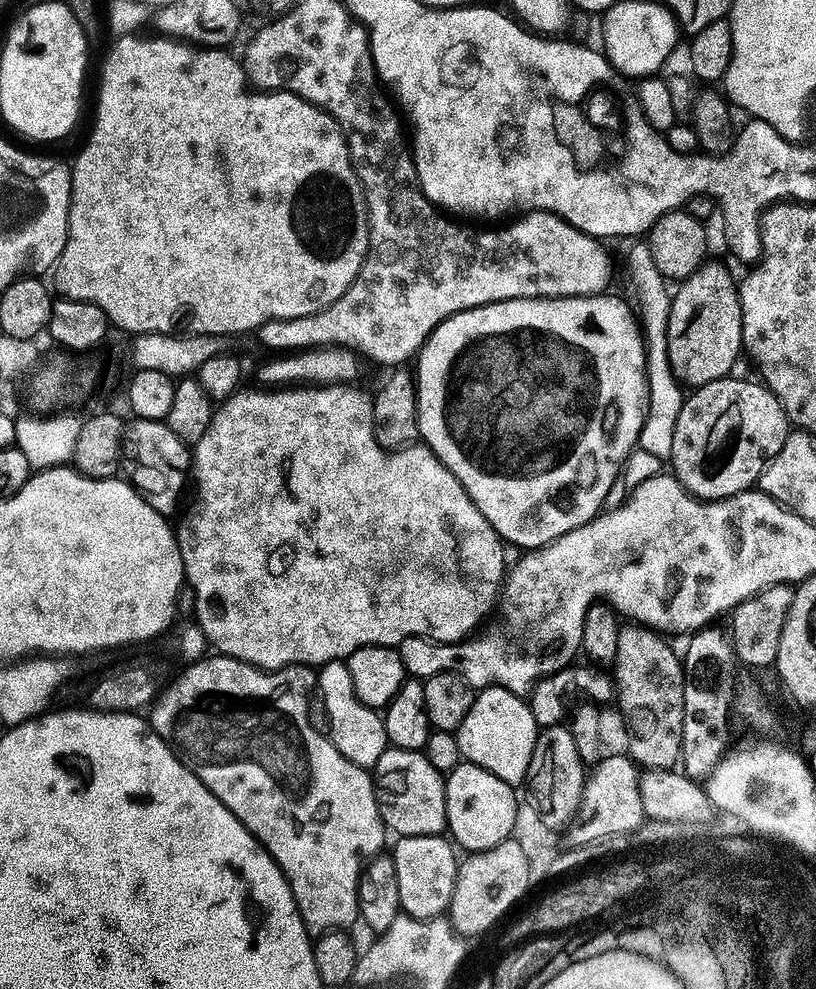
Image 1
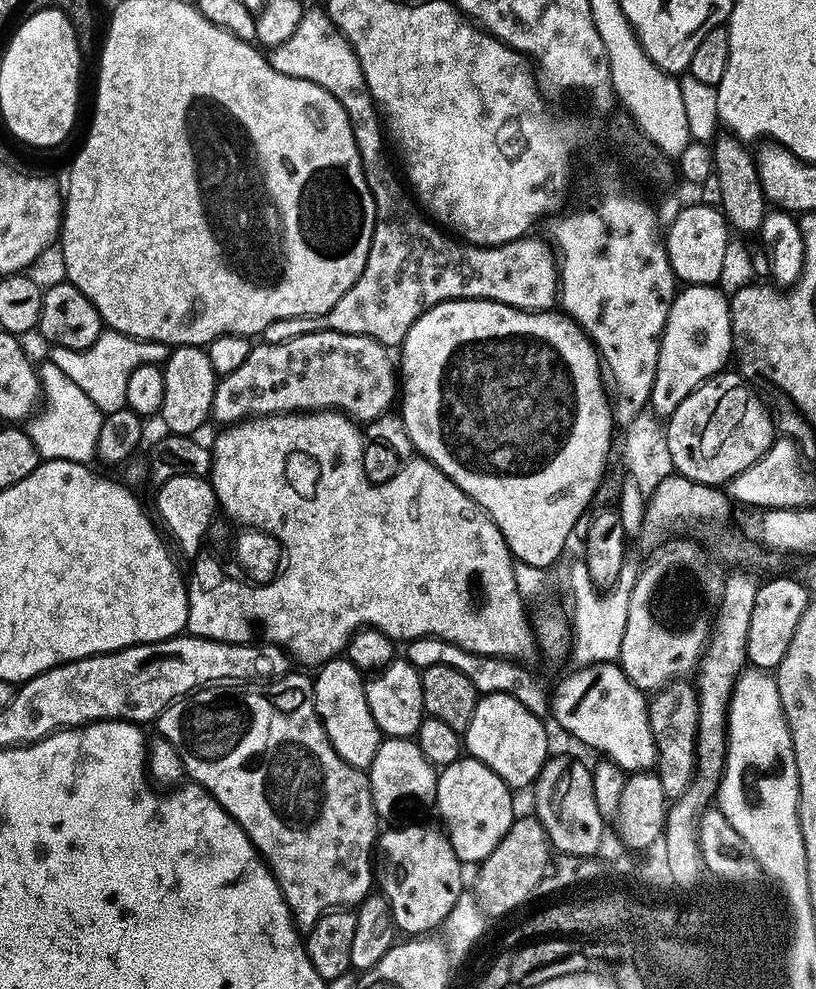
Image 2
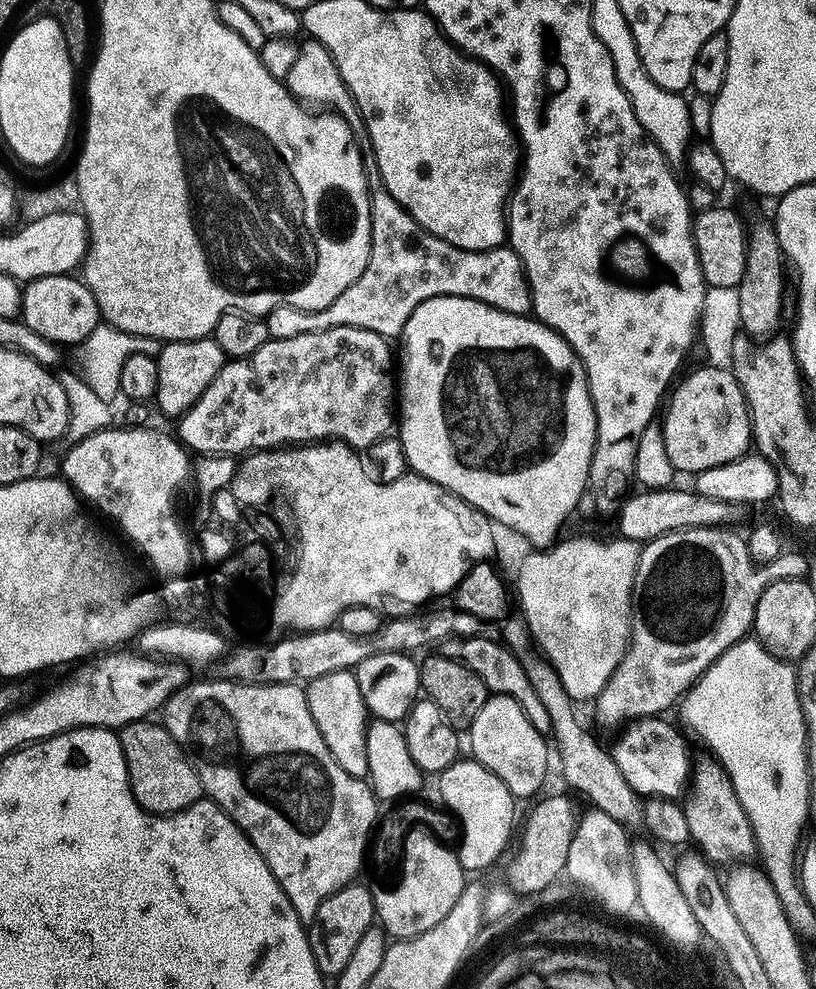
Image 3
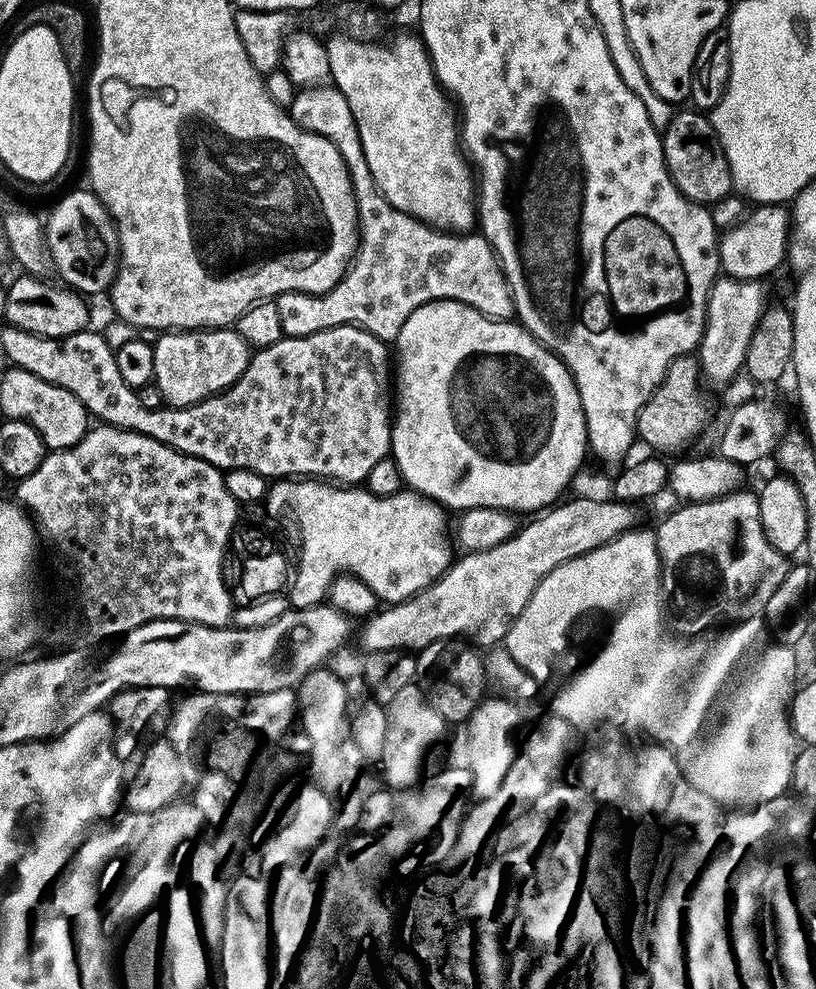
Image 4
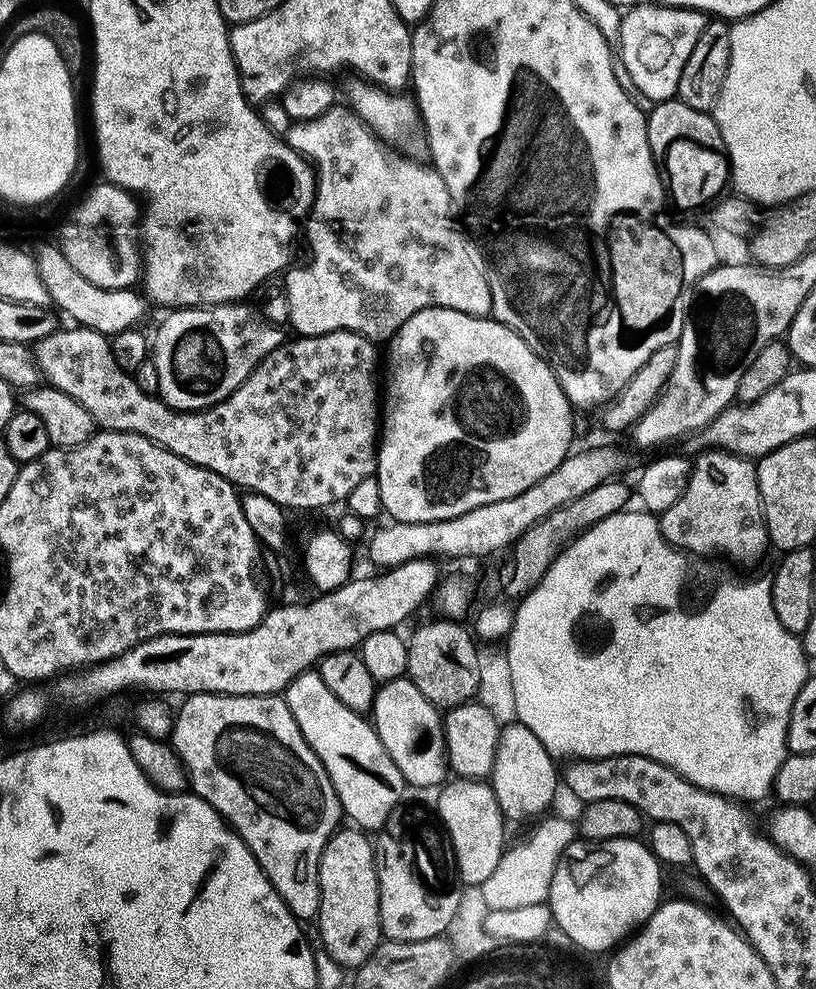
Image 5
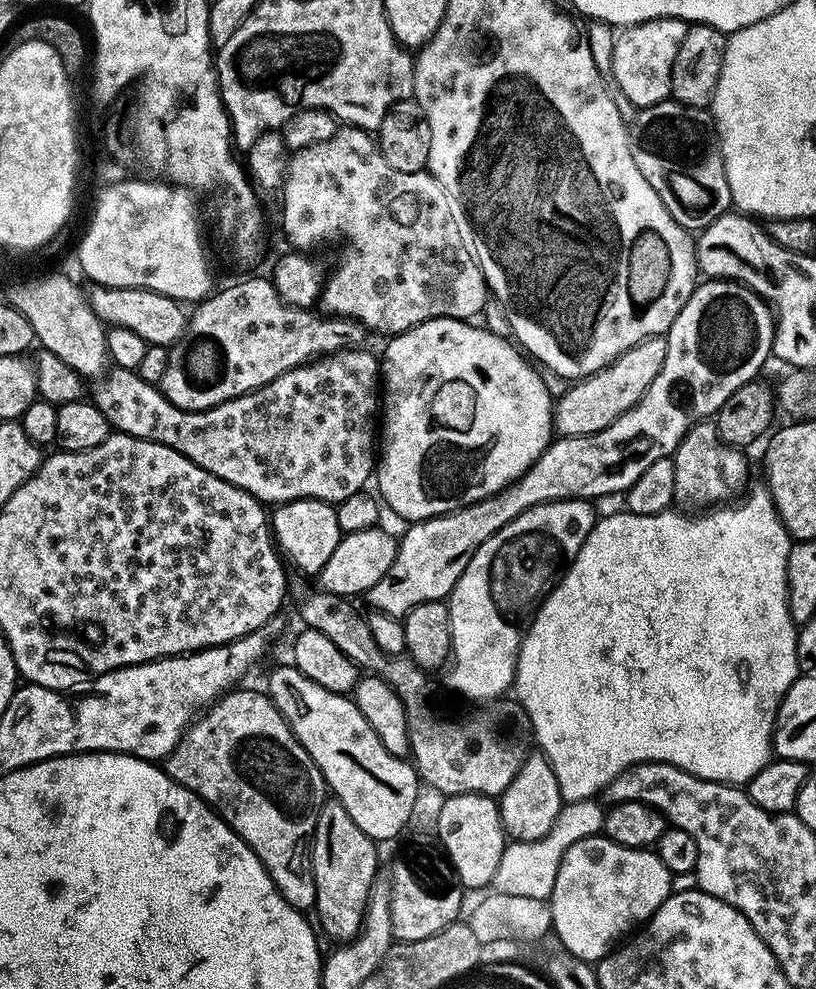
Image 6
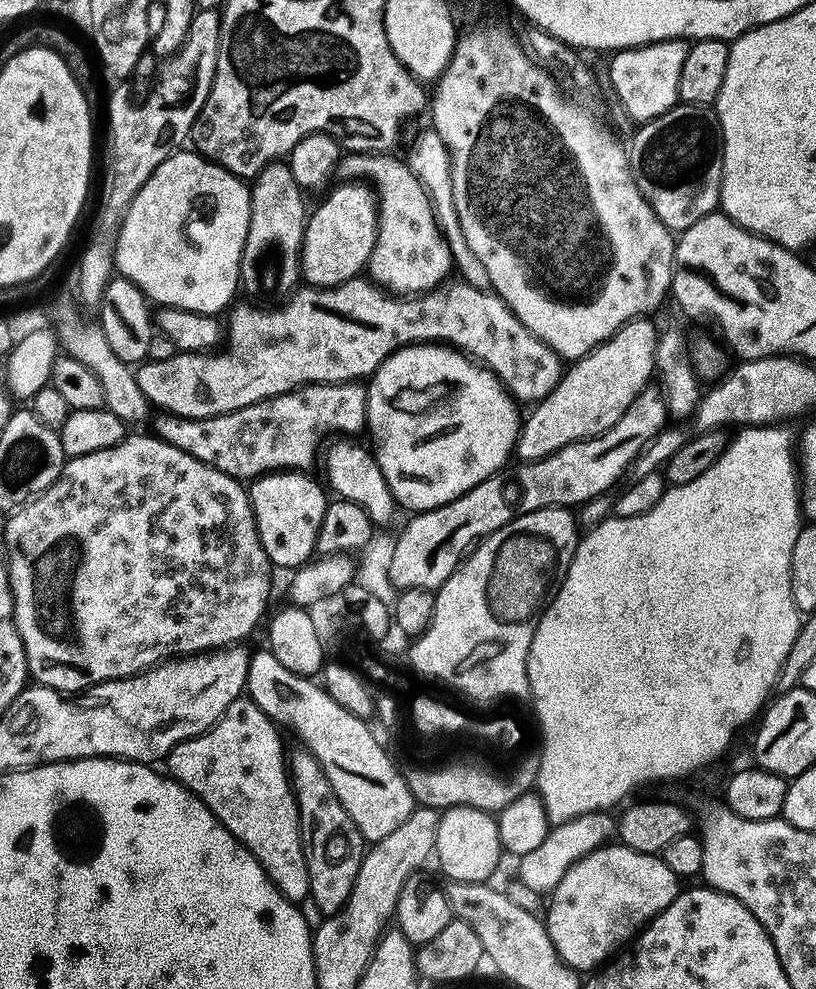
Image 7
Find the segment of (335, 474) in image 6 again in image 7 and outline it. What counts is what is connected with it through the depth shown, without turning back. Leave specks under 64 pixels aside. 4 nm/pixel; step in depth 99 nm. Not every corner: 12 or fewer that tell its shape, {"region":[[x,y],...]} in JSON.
{"region":[[363,383],[310,384],[155,435],[241,482],[365,431]]}

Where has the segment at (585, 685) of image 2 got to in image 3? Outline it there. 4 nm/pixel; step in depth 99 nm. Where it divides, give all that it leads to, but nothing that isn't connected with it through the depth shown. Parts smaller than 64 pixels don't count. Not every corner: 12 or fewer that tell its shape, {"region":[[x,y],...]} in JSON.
{"region":[[664,718],[629,723],[614,762],[642,798],[679,801],[694,760]]}

